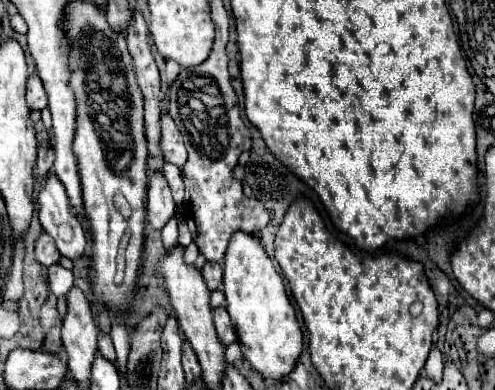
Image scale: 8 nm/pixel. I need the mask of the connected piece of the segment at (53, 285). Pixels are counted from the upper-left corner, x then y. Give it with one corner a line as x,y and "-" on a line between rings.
54,264
48,268
50,291
58,296
66,294
74,285
72,271
65,269
60,264

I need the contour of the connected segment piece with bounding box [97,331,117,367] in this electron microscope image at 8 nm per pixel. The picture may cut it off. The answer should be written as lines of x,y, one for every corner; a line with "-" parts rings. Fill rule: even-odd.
98,332
98,337
97,337
97,346
98,350
100,353
106,358
111,361
115,367
117,367
116,364
116,352
113,347
112,343
112,337
110,333
103,333
103,332

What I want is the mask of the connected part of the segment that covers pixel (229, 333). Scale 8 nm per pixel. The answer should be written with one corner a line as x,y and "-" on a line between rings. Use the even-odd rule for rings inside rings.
225,307
213,309
213,319
215,319
215,329
217,329
219,339
221,339
225,345
233,343
233,341
237,339
237,335
235,335
235,329
233,329
233,325
231,325
231,319
229,319
227,309
225,309

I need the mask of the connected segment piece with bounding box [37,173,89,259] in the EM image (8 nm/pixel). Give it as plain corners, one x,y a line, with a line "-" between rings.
55,173
47,175
45,183
41,185
37,205
41,227
55,239
59,253
69,259
85,255
89,237
85,237
81,217
73,211
67,191

